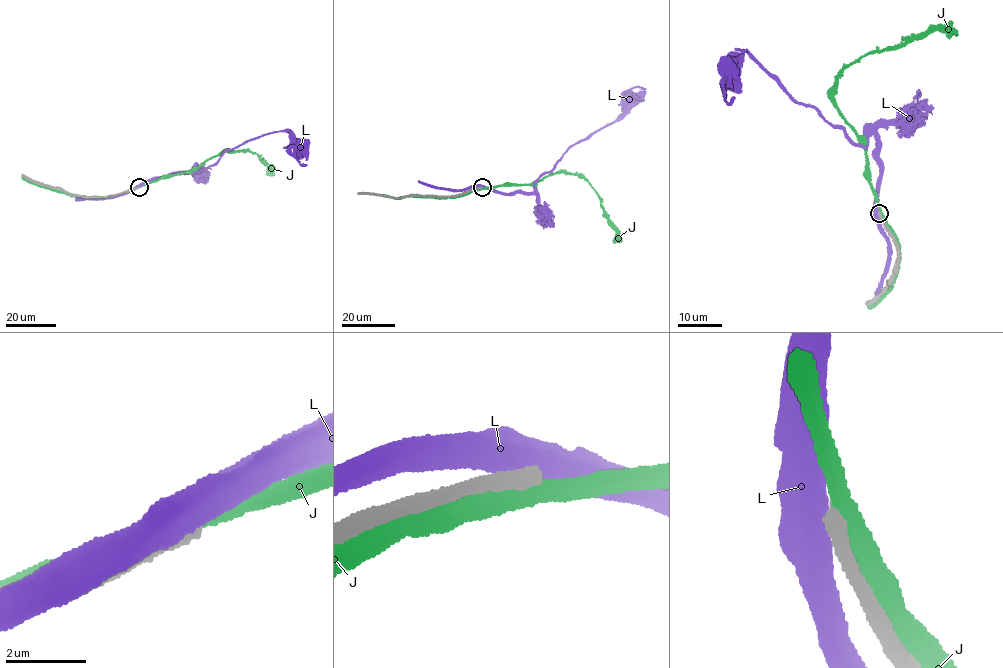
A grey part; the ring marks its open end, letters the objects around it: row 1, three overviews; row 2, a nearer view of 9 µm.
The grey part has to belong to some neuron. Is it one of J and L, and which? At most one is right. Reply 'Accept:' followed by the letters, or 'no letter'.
Accept: no letter

